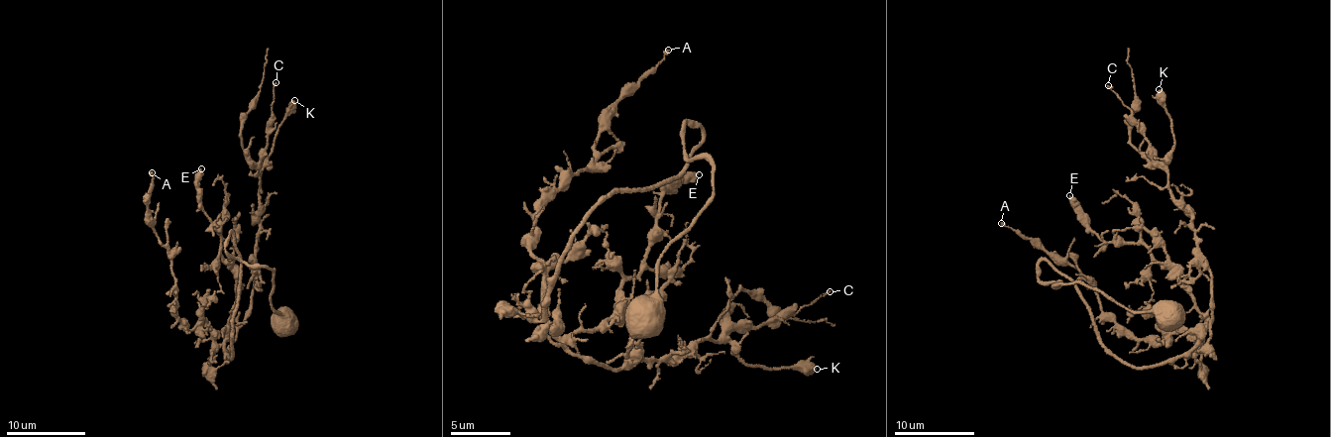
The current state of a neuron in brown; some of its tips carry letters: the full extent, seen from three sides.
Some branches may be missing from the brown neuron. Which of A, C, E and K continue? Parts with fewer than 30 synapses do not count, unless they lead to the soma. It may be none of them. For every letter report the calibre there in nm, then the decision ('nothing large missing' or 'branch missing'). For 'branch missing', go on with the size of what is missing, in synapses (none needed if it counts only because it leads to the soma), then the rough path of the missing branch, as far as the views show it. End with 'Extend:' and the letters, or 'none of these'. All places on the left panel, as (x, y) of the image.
A: 170 nm thick; nothing large missing
C: 110 nm thick; nothing large missing
E: 440 nm thick; nothing large missing
K: 400 nm thick; nothing large missing
Extend: none of these

